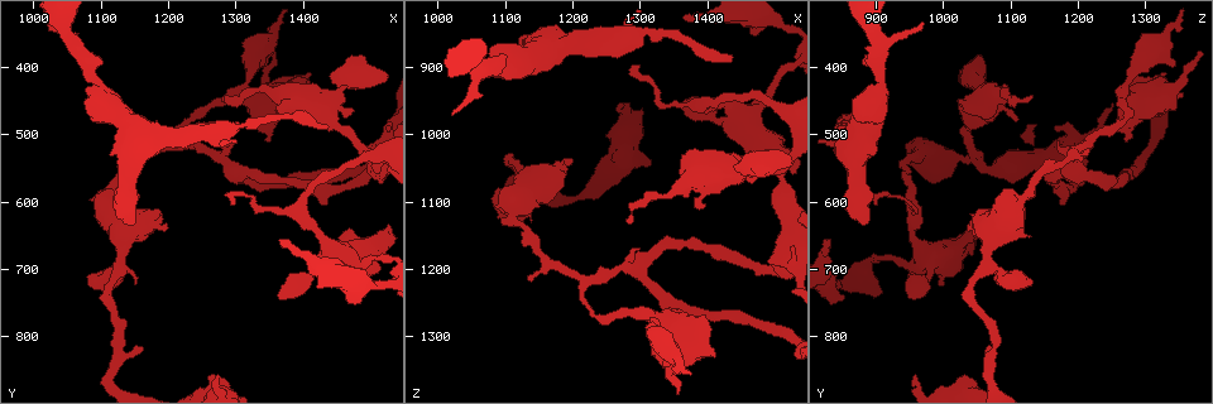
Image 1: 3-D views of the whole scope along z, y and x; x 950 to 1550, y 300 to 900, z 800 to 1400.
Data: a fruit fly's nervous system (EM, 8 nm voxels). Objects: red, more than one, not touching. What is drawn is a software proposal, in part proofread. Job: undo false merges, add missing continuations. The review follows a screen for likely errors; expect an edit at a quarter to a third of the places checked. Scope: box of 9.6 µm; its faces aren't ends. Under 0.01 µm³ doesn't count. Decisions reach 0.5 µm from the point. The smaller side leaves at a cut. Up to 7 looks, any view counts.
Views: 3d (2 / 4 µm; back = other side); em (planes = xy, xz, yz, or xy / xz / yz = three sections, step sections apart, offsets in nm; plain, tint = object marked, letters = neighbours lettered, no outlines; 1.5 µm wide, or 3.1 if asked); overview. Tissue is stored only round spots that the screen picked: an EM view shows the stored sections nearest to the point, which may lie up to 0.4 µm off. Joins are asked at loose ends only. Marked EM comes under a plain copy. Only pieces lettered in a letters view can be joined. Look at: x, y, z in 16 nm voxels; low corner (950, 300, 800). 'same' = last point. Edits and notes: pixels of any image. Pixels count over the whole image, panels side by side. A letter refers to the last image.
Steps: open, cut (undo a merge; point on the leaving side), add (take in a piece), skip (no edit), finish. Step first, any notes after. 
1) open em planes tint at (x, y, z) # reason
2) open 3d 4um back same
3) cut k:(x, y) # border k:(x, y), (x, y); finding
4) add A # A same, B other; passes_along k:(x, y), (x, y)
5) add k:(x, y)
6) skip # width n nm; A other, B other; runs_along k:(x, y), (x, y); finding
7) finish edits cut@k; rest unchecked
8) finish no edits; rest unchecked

open 3d 2um at (1105, 740, 1040) # sharp bend

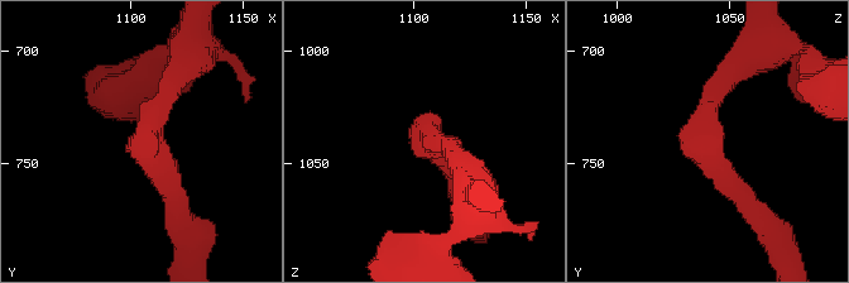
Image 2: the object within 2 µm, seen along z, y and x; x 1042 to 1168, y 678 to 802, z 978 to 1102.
open em planes tint at (1108, 742, 1042) # arm_widths 220, 240 nm

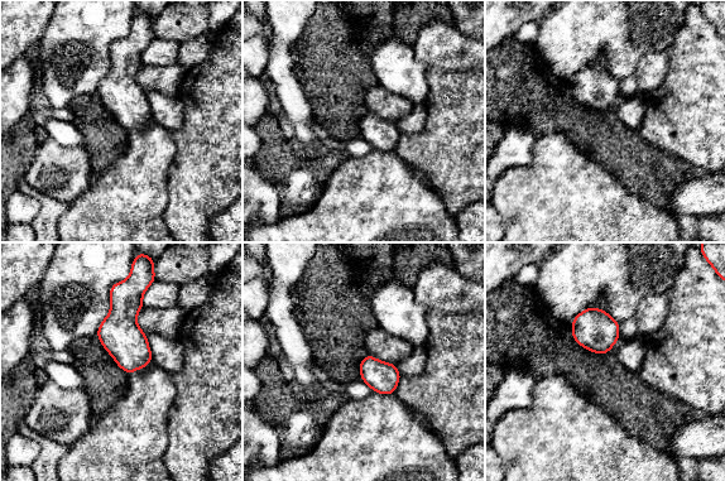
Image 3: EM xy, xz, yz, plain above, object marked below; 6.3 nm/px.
open em planes letters same

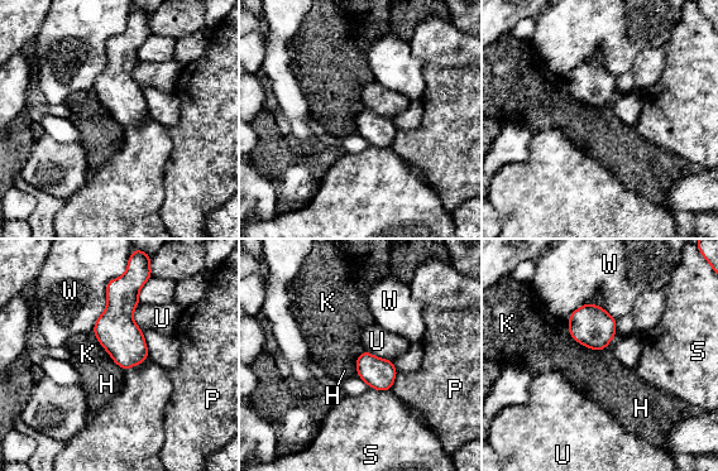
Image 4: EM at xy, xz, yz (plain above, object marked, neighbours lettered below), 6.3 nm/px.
skip # H other, K other, P other, S other, U other, W other; border 4:(138, 302), (133, 321), (143, 331); all the same neuron

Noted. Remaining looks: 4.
open em planes tint at (1190, 615, 1055) # branch stops here

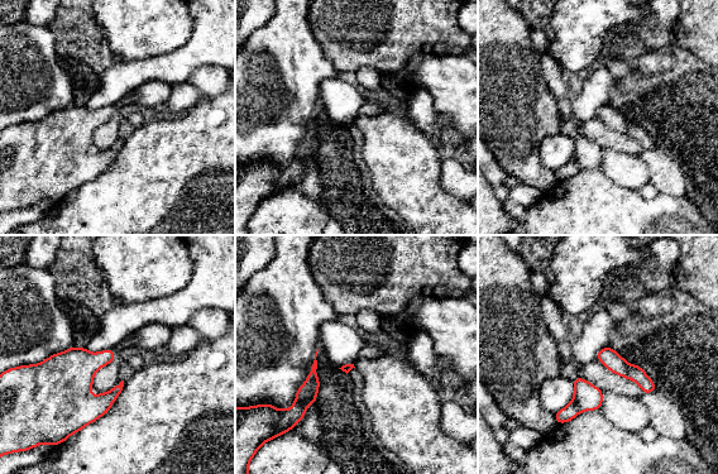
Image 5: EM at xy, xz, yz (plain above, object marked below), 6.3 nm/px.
open em planes letters same # what lies round it

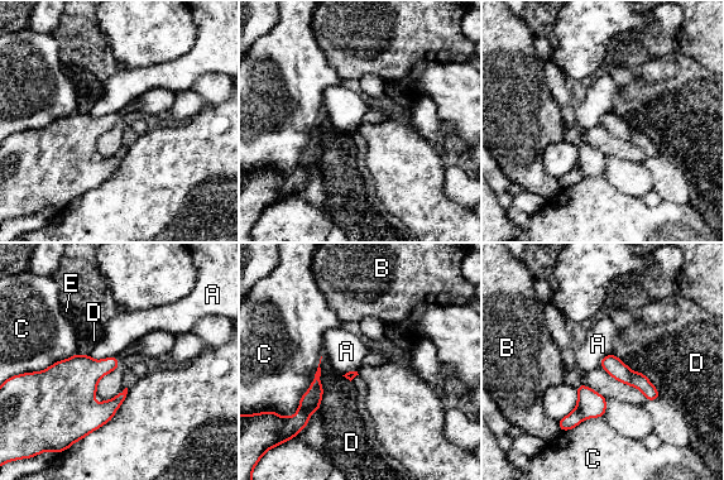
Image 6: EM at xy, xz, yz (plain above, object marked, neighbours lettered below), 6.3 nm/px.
skip # A other, B other, C other, D other, E other; runs_along 6:(604, 361), (641, 382), (655, 396); no lettered piece goes on from it

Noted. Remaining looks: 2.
open em xy step 4 tint at (1350, 510, 1270) # branch stops here

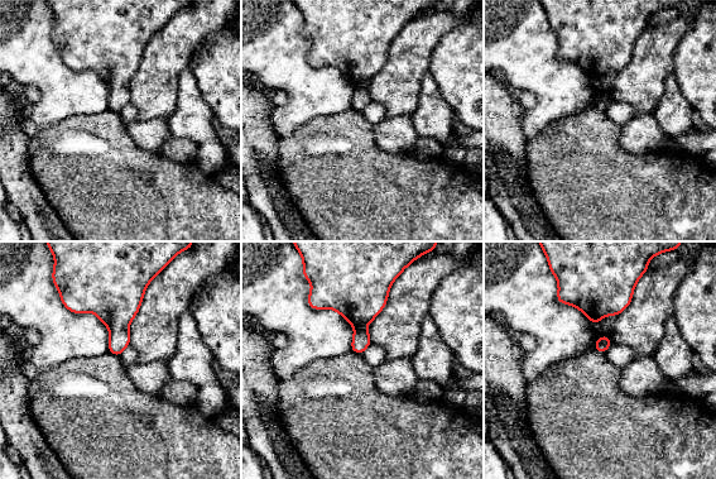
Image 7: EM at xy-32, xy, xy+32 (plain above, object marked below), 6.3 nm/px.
open em xy step 4 letters same

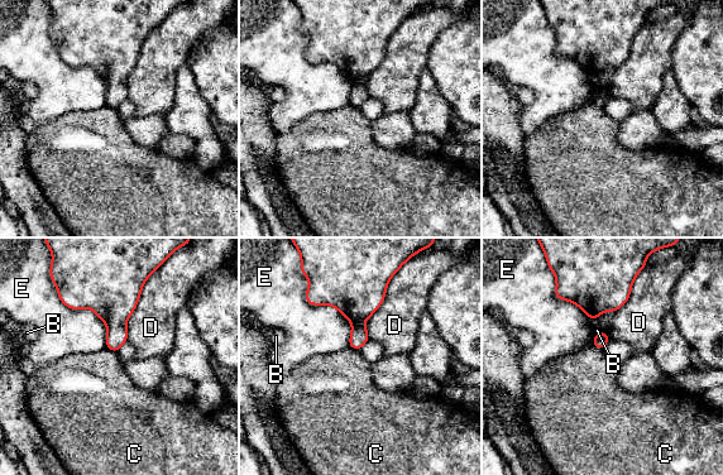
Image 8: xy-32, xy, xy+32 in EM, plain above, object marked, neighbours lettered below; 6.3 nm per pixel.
skip # longest_contact E 440 nm; B other, C other, D other, E other; none of them fits

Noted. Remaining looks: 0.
finish no edits; rest unchecked

